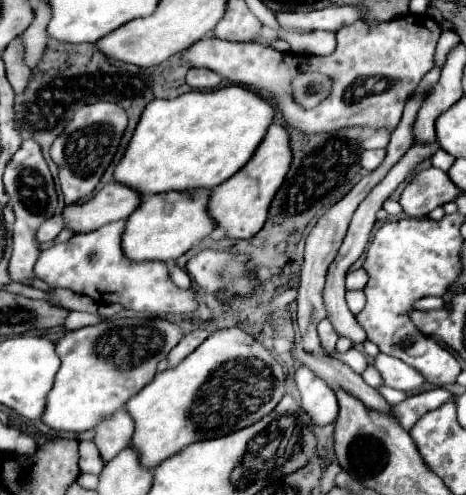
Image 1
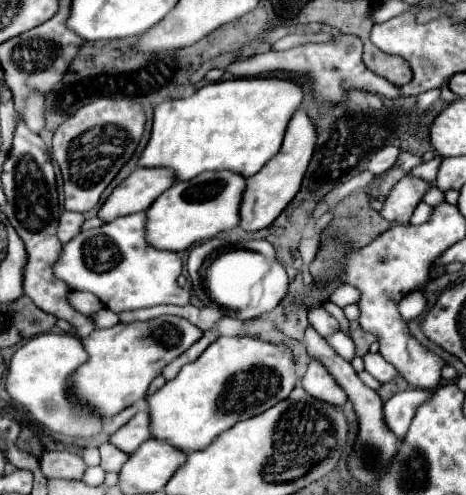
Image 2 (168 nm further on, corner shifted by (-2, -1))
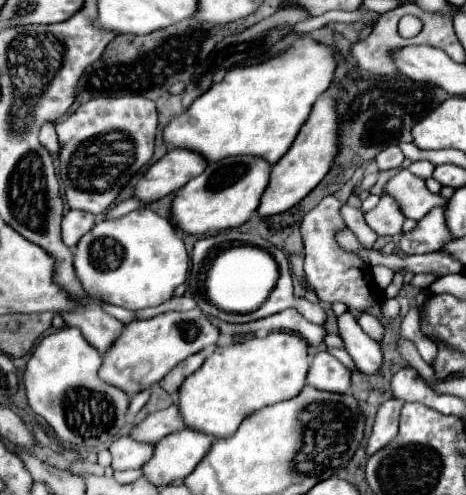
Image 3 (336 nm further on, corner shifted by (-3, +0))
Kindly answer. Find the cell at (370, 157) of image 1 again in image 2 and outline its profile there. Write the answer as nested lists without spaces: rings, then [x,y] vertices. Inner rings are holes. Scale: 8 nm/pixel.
[[[387,145],[383,149],[379,149],[373,159],[369,161],[369,171],[373,175],[379,175],[379,173],[385,173],[387,169],[391,169],[397,161],[397,155],[399,155],[399,149],[395,145]]]

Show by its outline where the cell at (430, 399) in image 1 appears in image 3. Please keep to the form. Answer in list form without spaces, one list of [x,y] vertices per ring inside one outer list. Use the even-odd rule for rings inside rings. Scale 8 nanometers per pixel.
[[[394,398],[380,406],[380,410],[376,414],[376,422],[374,422],[372,434],[368,438],[366,456],[372,456],[380,448],[384,448],[398,434],[398,420],[400,420],[402,406],[404,406],[404,402],[398,402]]]

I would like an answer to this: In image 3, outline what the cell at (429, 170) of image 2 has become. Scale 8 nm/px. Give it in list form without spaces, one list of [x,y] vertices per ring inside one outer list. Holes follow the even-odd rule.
[[[406,168],[398,170],[398,174],[388,180],[382,194],[388,194],[390,198],[394,198],[394,202],[398,202],[402,214],[412,220],[420,220],[432,208],[448,204],[448,199],[442,198],[438,194],[432,194],[426,188],[424,180],[410,174]]]

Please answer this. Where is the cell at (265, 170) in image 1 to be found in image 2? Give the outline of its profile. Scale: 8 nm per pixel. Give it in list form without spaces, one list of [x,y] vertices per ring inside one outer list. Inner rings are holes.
[[[297,111],[285,131],[283,145],[275,157],[271,157],[263,169],[251,177],[247,177],[241,207],[239,207],[239,217],[241,217],[241,229],[243,231],[259,231],[269,227],[275,217],[287,207],[287,203],[297,195],[303,175],[307,171],[311,153],[315,147],[315,129],[307,117],[305,111]]]

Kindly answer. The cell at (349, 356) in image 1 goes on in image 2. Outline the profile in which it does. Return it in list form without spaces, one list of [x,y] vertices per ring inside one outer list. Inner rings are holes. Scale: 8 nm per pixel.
[[[337,331],[331,337],[327,337],[327,343],[347,361],[351,361],[355,357],[355,343],[343,331]]]

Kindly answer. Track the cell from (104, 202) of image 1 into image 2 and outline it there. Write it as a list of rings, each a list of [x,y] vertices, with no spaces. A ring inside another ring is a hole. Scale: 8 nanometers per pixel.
[[[137,169],[113,189],[97,217],[105,223],[111,223],[117,217],[147,211],[151,203],[173,183],[175,177],[169,169]]]

